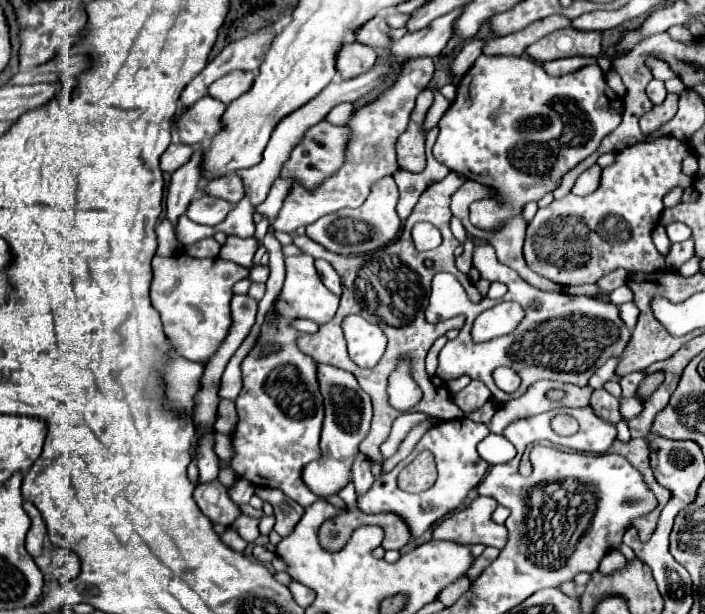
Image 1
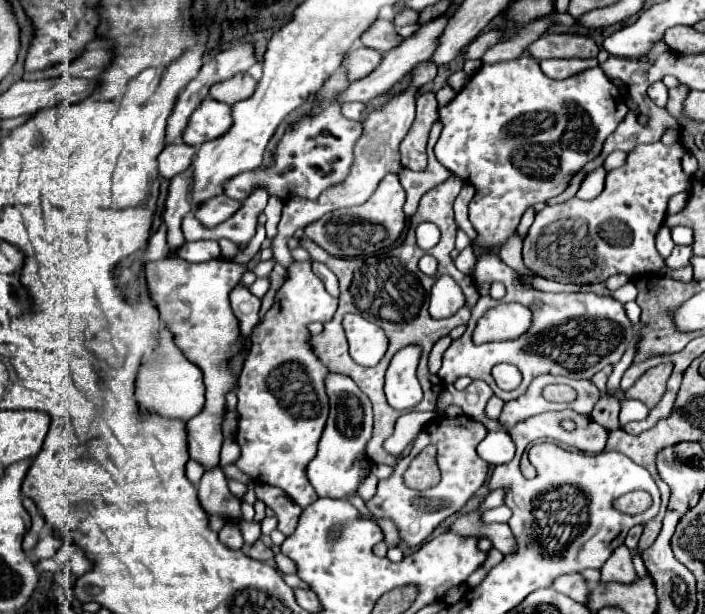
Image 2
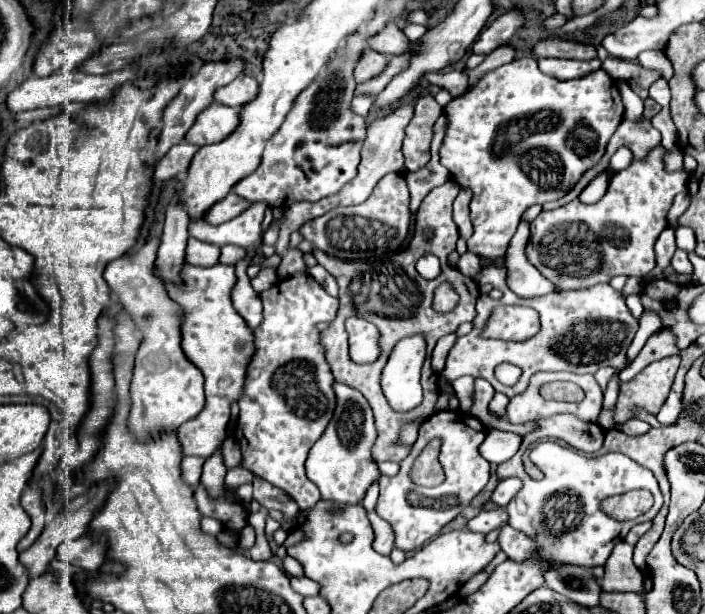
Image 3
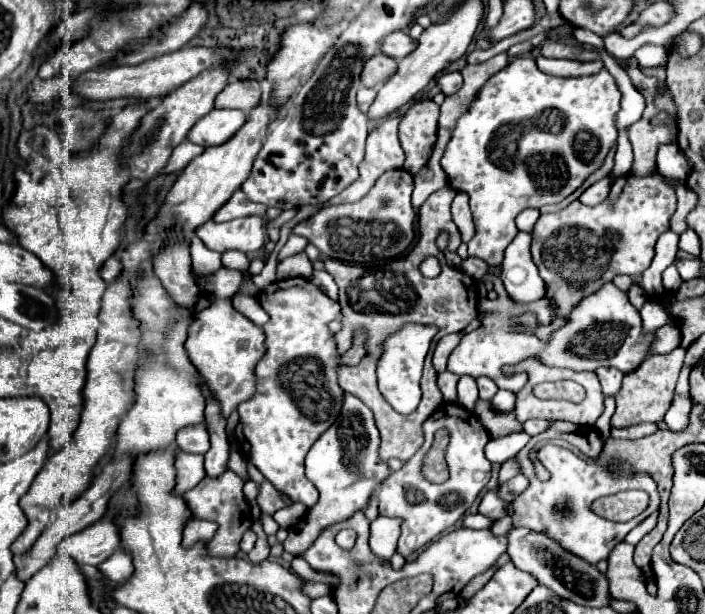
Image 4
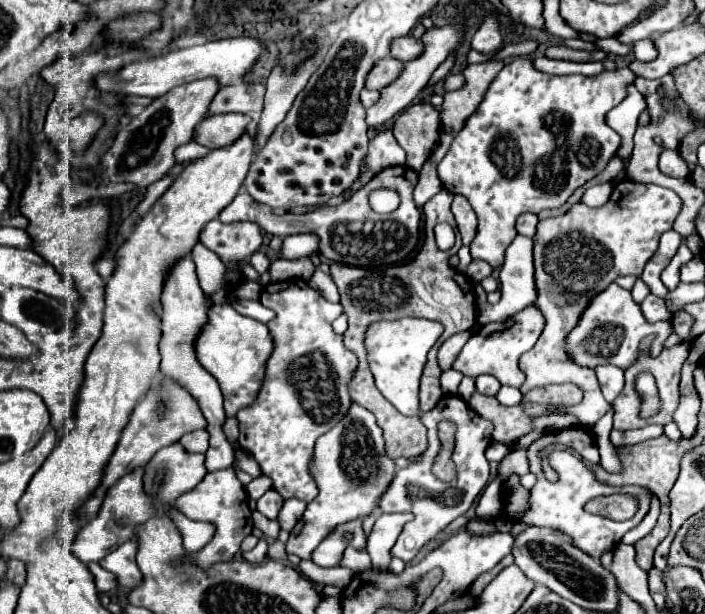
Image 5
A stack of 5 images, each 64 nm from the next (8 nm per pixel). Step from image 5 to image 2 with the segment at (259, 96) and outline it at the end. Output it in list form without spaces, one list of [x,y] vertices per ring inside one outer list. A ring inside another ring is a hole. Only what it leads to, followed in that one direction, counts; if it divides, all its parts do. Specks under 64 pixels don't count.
[[[240,74],[240,76],[234,76],[232,80],[226,80],[224,84],[212,86],[210,96],[218,102],[232,106],[232,104],[252,96],[254,88],[256,88],[256,80],[250,74]]]

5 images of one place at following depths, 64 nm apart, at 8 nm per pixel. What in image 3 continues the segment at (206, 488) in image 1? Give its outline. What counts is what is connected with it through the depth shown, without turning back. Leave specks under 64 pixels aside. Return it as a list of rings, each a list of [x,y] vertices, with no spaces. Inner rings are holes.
[[[218,448],[212,456],[206,458],[204,462],[204,474],[202,474],[202,484],[208,488],[208,492],[214,498],[220,498],[224,494],[224,476],[226,476],[226,466],[222,458],[222,448]]]

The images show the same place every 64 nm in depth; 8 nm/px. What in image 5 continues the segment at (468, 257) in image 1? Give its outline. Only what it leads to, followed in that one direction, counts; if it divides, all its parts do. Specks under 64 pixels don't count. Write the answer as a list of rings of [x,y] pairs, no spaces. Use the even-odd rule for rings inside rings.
[[[472,260],[472,264],[468,266],[468,272],[466,272],[466,276],[470,280],[474,280],[474,282],[480,282],[490,274],[492,274],[492,266],[488,262],[484,262],[484,260]]]

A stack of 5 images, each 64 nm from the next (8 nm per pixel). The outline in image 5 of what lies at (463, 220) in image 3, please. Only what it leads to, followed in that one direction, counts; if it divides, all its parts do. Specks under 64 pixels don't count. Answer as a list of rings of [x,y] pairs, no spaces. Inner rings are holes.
[[[454,196],[452,212],[456,216],[456,226],[462,234],[462,244],[469,246],[477,233],[478,220],[468,200],[464,196]]]

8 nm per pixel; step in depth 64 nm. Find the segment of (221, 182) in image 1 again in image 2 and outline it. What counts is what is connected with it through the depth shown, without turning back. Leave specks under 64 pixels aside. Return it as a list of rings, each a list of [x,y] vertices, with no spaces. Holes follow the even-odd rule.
[[[340,66],[332,76],[326,78],[322,88],[312,94],[312,98],[320,102],[322,110],[318,114],[302,116],[280,136],[276,150],[272,152],[274,162],[268,168],[252,170],[228,180],[224,188],[226,196],[232,196],[236,200],[246,200],[252,194],[252,190],[260,186],[270,196],[276,196],[282,202],[286,202],[292,196],[316,200],[324,190],[344,182],[354,164],[354,146],[362,136],[362,124],[358,120],[344,118],[340,112],[342,102],[336,100],[338,94],[348,88],[348,84],[350,82],[346,76],[346,68]]]

